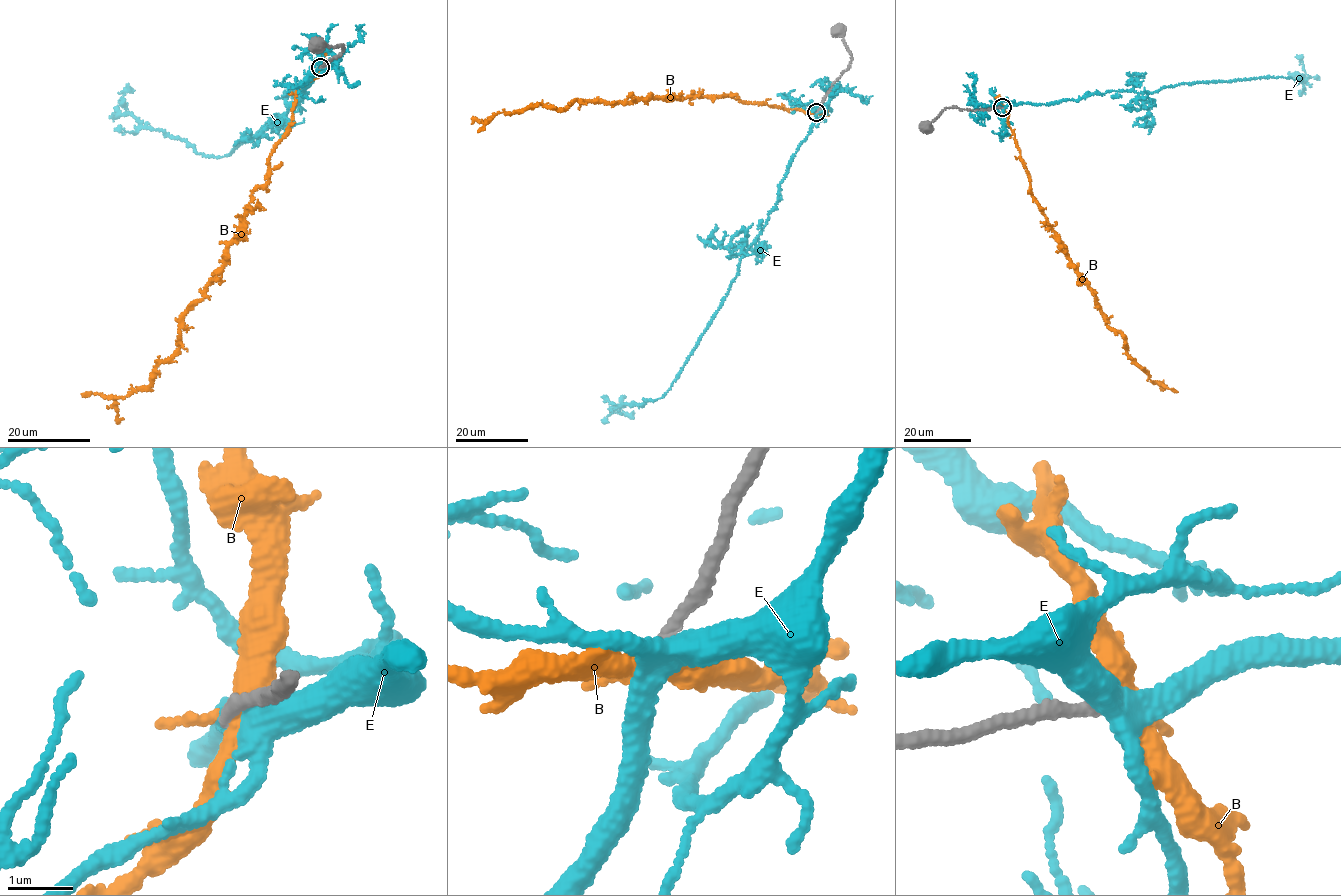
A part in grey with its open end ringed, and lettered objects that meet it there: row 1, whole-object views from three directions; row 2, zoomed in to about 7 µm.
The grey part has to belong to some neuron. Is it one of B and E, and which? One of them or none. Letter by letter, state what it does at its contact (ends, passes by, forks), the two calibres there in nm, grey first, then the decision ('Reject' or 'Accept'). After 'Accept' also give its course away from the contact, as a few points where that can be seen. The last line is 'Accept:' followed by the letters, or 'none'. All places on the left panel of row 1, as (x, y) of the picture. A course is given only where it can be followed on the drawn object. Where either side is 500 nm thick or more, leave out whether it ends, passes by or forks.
B: It forks there. Thickness 180 nm (grey) against 280 nm. Reject
E: It forks there. Thickness 190 nm (grey) against 300 nm. Accept. Its course: (321, 68), (304, 87), (305, 97), (296, 98), (282, 118), (215, 157), (120, 112), (115, 107), (127, 84)
Accept: E

